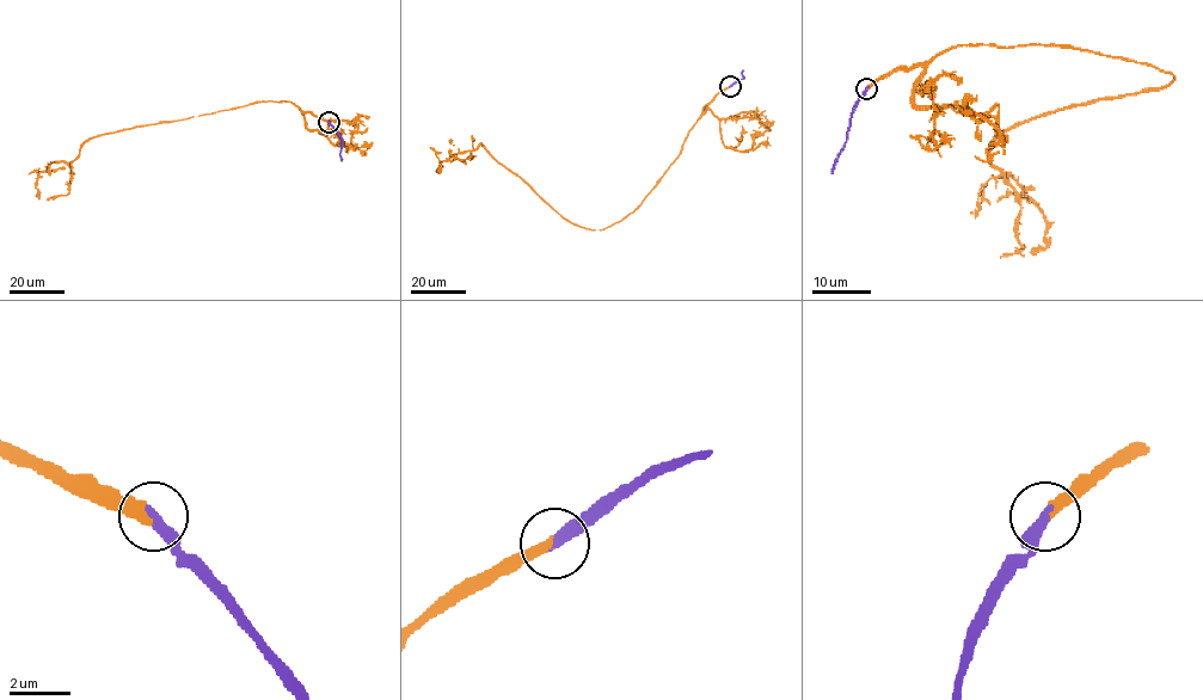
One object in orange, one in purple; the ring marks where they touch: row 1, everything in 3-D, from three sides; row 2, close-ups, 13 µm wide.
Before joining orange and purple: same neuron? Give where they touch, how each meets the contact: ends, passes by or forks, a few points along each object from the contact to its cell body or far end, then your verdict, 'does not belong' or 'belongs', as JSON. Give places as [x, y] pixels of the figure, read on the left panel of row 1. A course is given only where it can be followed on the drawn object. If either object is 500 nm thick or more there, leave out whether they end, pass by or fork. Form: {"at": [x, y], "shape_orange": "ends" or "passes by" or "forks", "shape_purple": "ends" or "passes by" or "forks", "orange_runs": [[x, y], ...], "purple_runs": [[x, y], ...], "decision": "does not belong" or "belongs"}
{"at": [329, 122], "shape_orange": "ends", "shape_purple": "ends", "orange_runs": [[329, 122], [292, 102], [262, 100], [98, 135], [81, 146], [73, 160], [54, 161], [40, 173], [40, 197]], "purple_runs": [[329, 122], [342, 139], [342, 161]], "decision": "belongs"}

